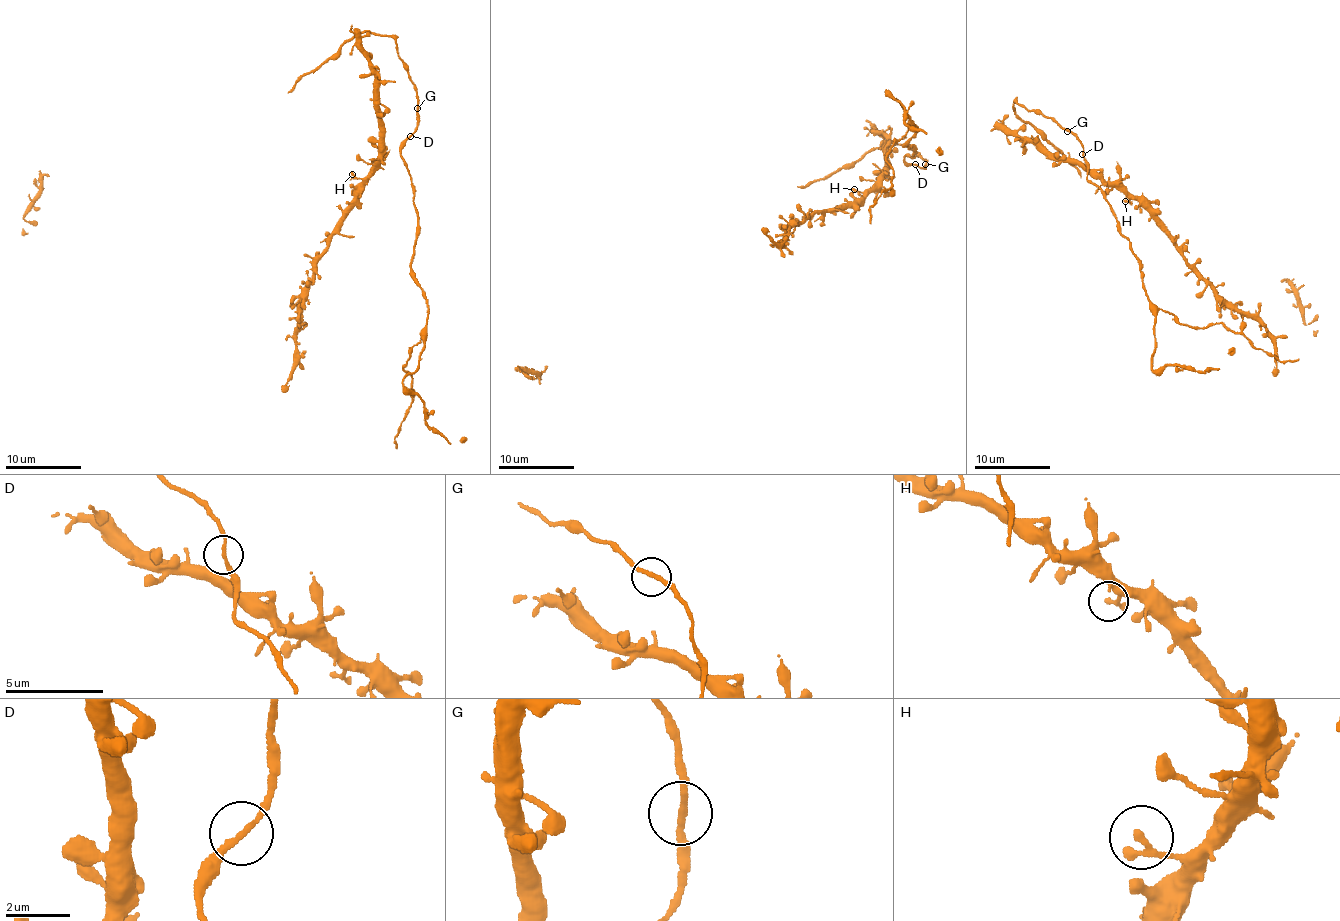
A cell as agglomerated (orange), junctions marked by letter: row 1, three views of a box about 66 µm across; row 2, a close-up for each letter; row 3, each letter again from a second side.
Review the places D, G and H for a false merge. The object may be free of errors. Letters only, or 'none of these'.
none of these

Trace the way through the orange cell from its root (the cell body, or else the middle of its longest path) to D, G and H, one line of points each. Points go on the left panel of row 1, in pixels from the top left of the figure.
D: (377, 99), (376, 69), (361, 39), (379, 34), (394, 41), (416, 92), (418, 123), (411, 135)
G: (377, 99), (376, 69), (361, 39), (379, 34), (394, 41), (416, 92), (417, 108)
H: (377, 99), (381, 152), (366, 176), (359, 178), (352, 174)

